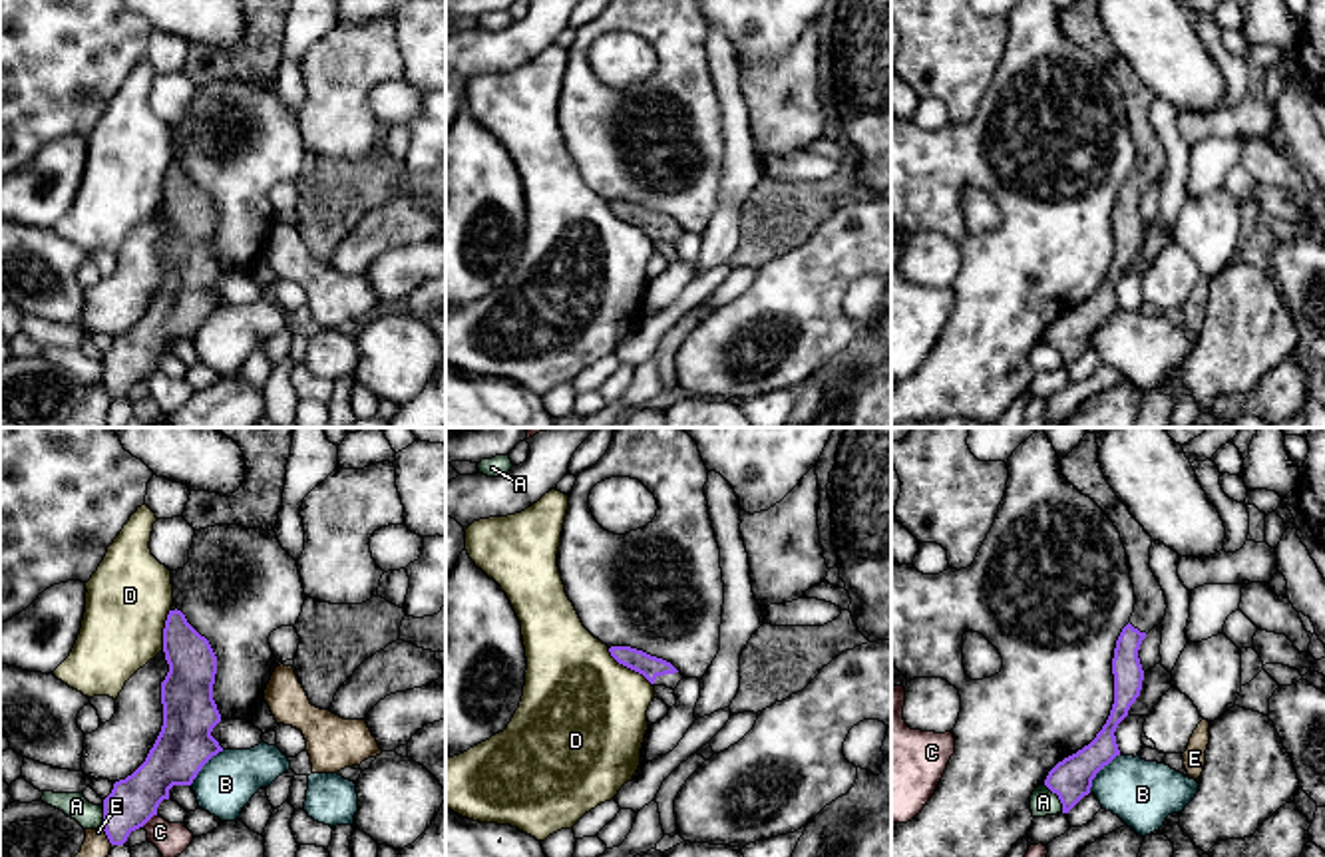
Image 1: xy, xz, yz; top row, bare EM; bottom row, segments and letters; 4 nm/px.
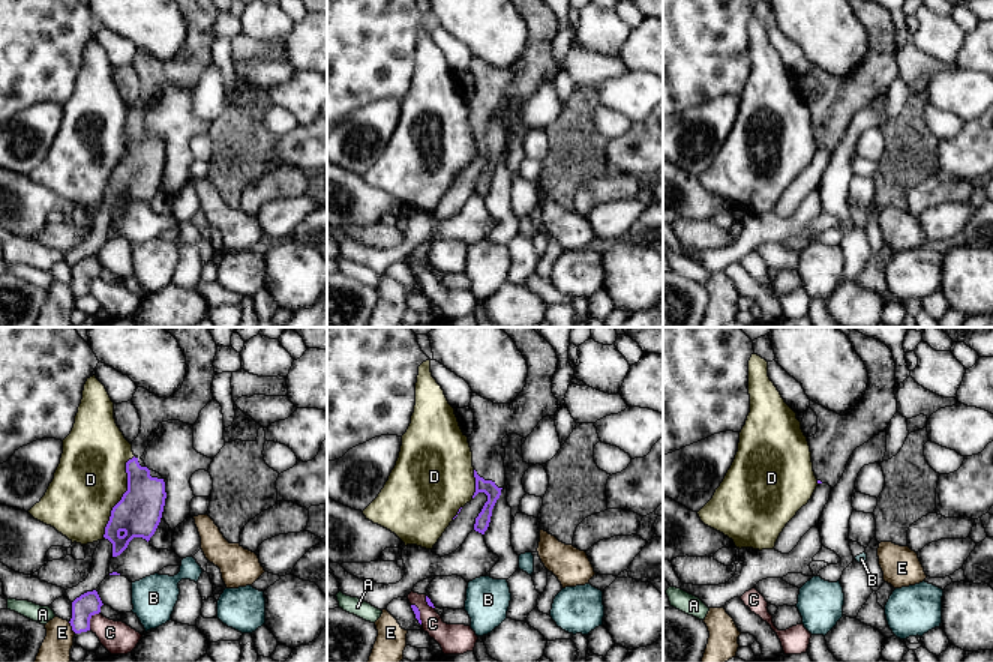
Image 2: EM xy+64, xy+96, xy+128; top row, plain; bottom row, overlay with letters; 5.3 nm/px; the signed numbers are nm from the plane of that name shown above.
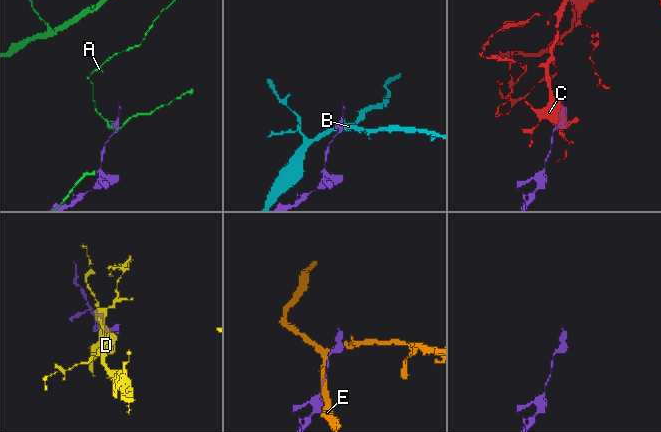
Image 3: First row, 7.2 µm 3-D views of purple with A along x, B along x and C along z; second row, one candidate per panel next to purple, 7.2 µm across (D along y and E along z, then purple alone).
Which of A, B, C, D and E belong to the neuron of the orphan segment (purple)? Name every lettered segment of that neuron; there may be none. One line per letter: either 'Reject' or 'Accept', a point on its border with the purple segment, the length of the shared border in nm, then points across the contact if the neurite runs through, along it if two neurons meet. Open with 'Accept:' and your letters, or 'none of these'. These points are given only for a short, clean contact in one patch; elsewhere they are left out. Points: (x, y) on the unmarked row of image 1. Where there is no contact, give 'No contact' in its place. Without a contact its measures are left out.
Accept: none of these
A: Reject. Touches purple at yz (1059, 352). Shared border 130 nm
B: Reject. Touches purple at yz (1099, 325). Shared border 200 nm. Boundary: yz (1121, 309), (1097, 329), (1089, 346)
C: Reject. Touches purple at xy (148, 374). Shared border 80 nm. Boundary: xy (156, 368), (142, 380)
D: Reject. Touches purple at xz (629, 221). Shared border 240 nm. Boundary: xz (607, 203), (619, 217), (637, 225), (651, 239)
E: Reject. Touches purple at xy (106, 388). Shared border 90 nm

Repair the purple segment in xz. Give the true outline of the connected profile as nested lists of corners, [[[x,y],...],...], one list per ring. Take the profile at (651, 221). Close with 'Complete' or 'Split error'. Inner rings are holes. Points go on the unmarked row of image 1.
[[[611,201],[609,207],[619,219],[643,229],[653,241],[666,241],[674,245],[684,233],[670,217],[643,205]]]. Split error

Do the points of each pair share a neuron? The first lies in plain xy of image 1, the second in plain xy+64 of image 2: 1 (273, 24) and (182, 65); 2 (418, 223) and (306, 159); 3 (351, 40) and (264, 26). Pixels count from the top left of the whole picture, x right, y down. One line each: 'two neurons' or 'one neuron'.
1: one neuron
2: two neurons
3: two neurons

